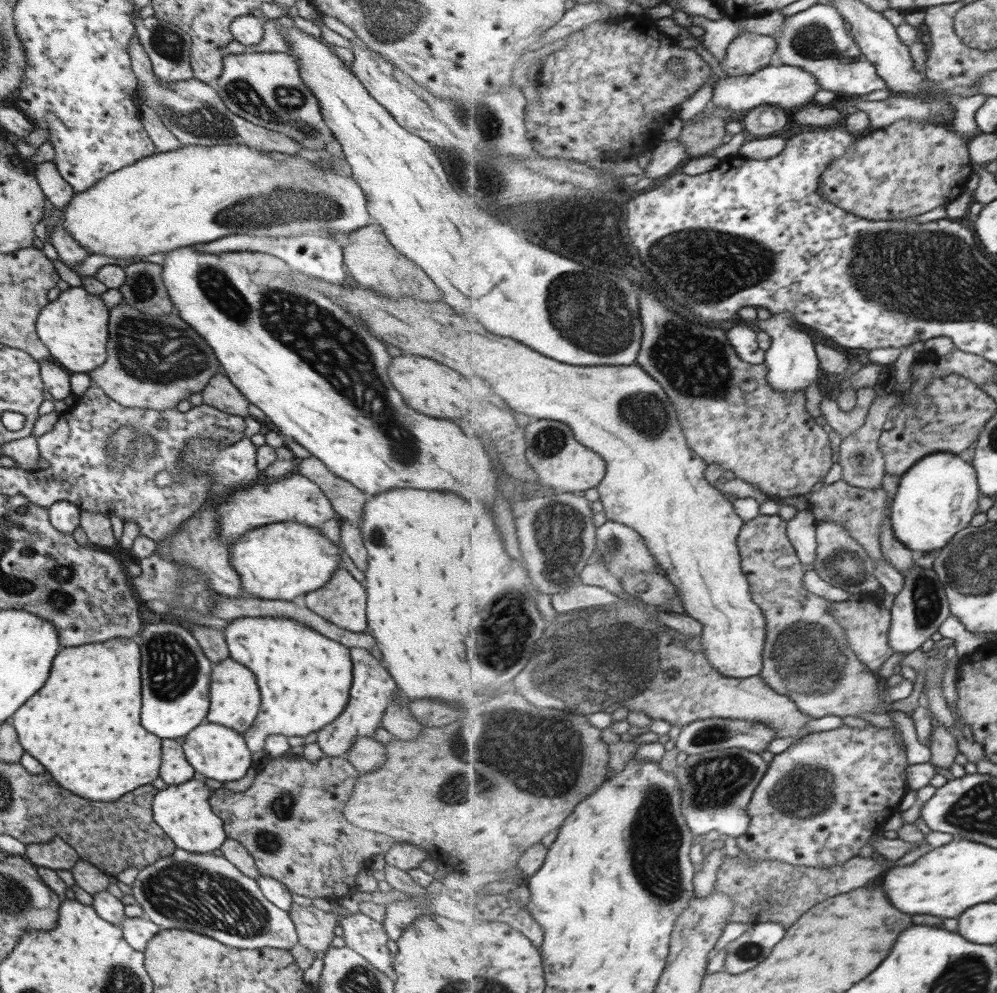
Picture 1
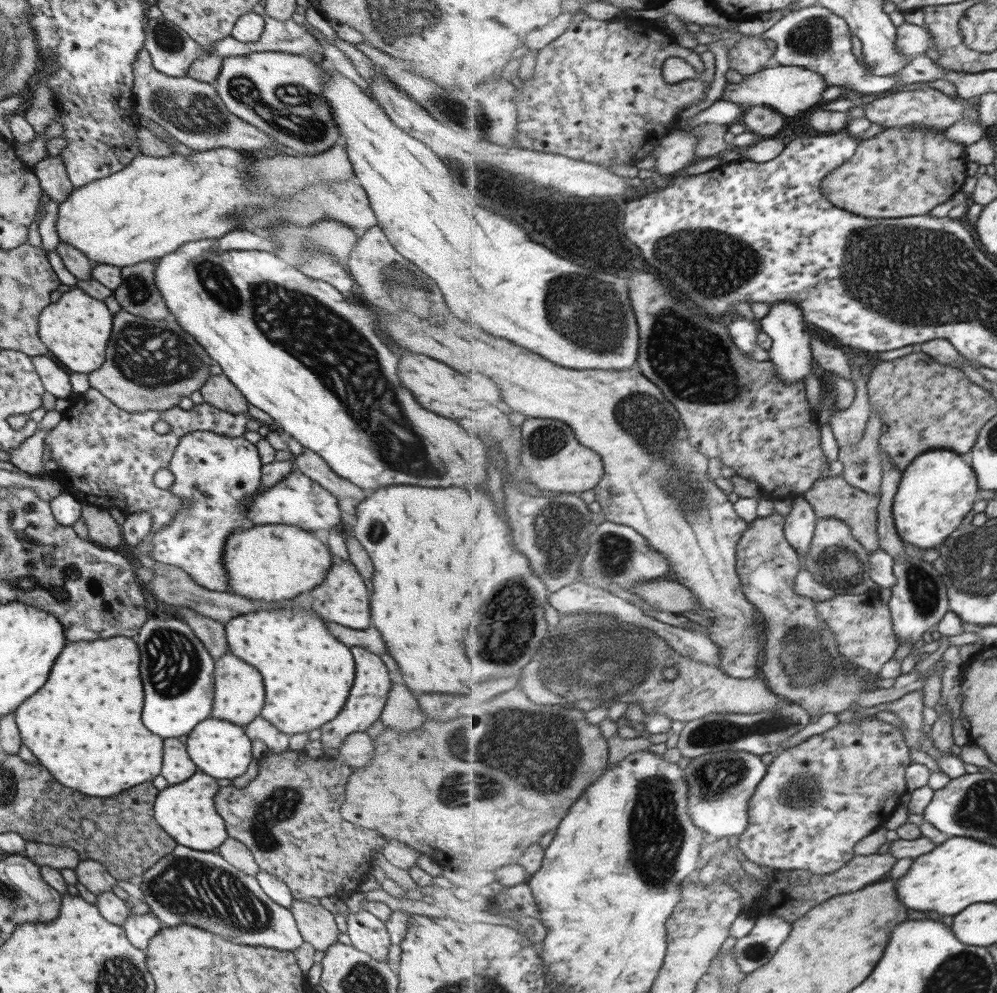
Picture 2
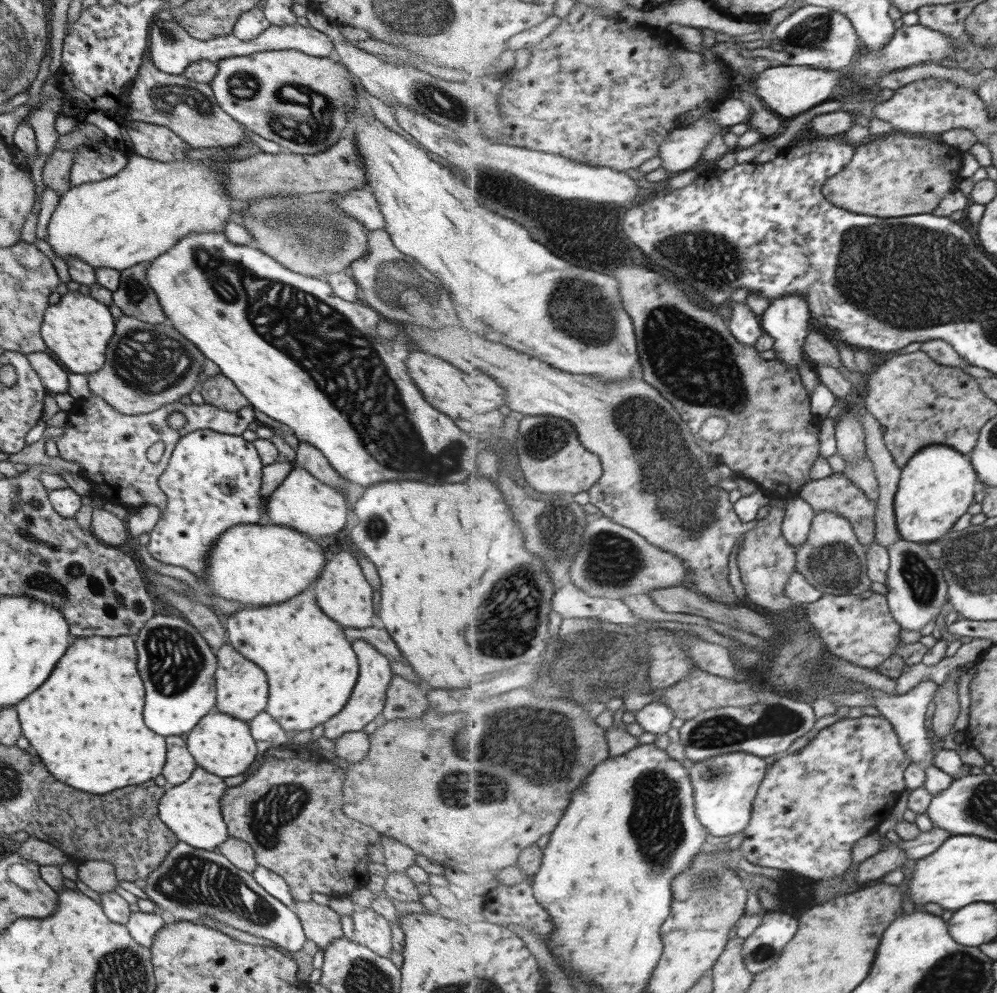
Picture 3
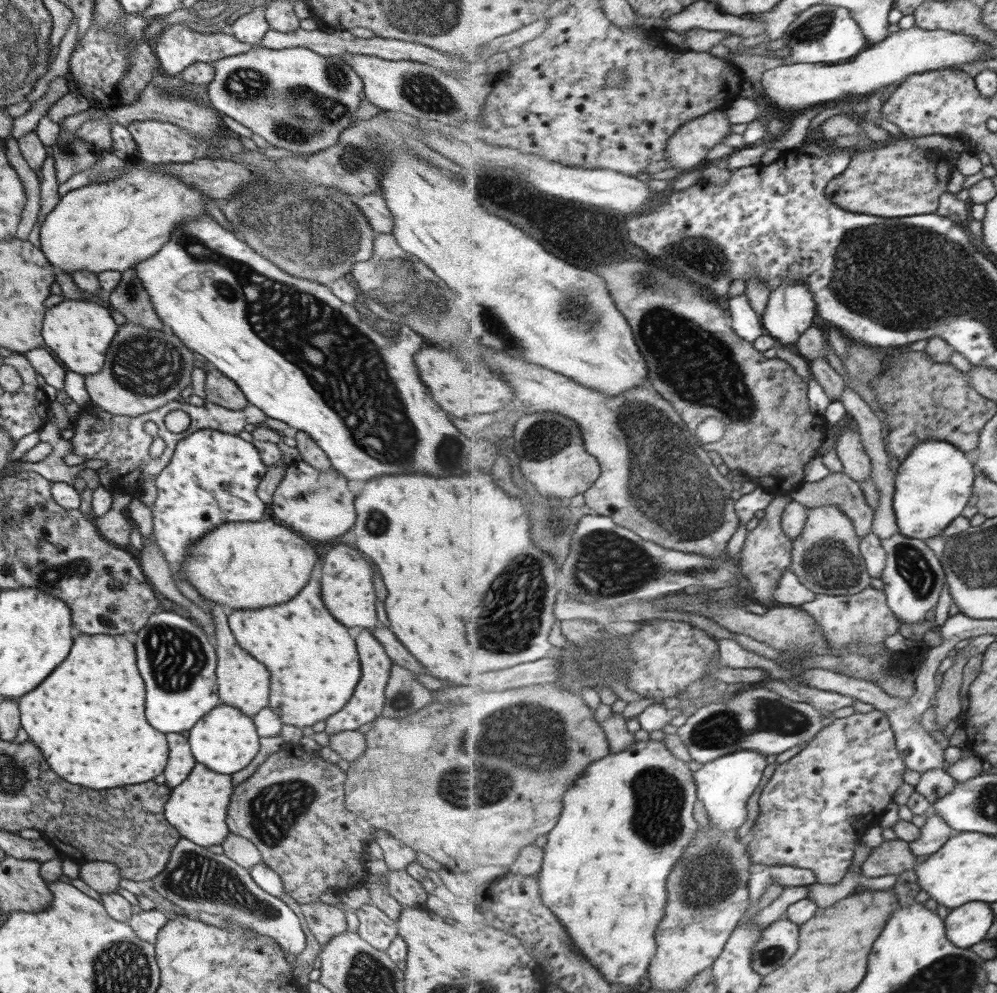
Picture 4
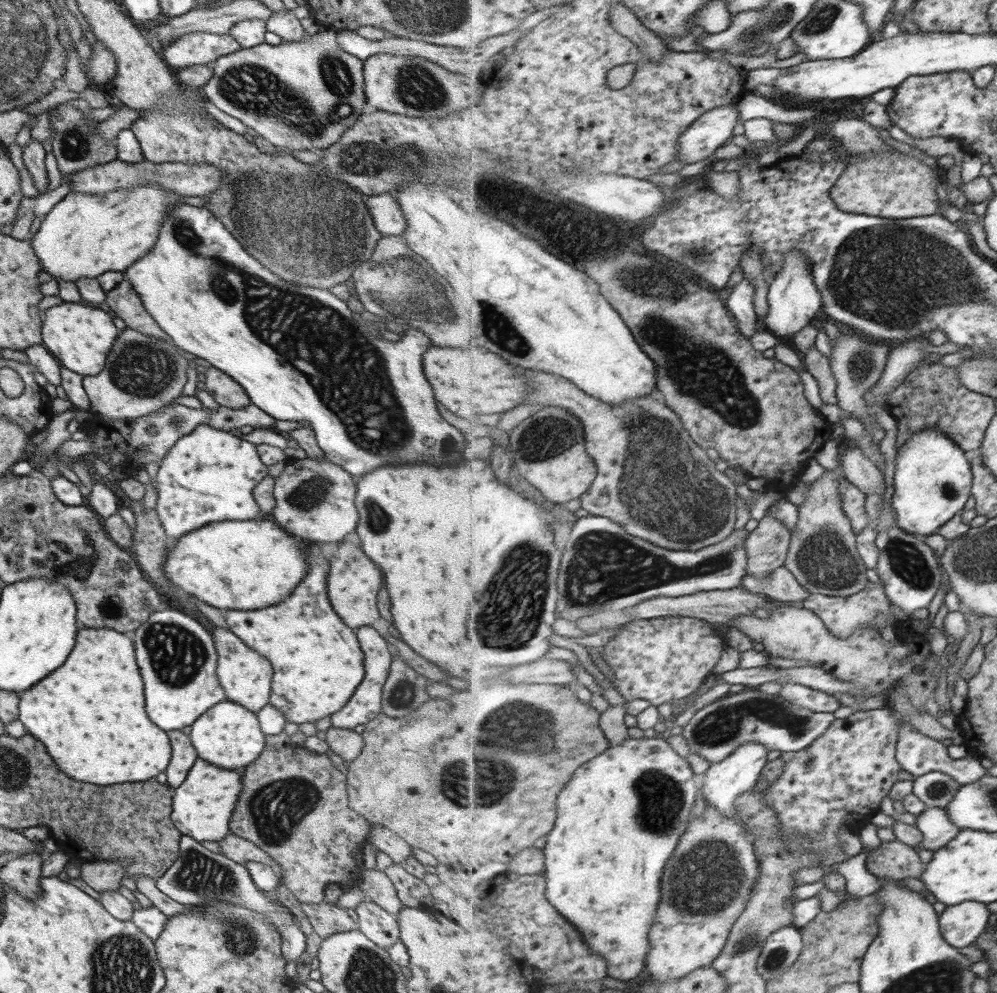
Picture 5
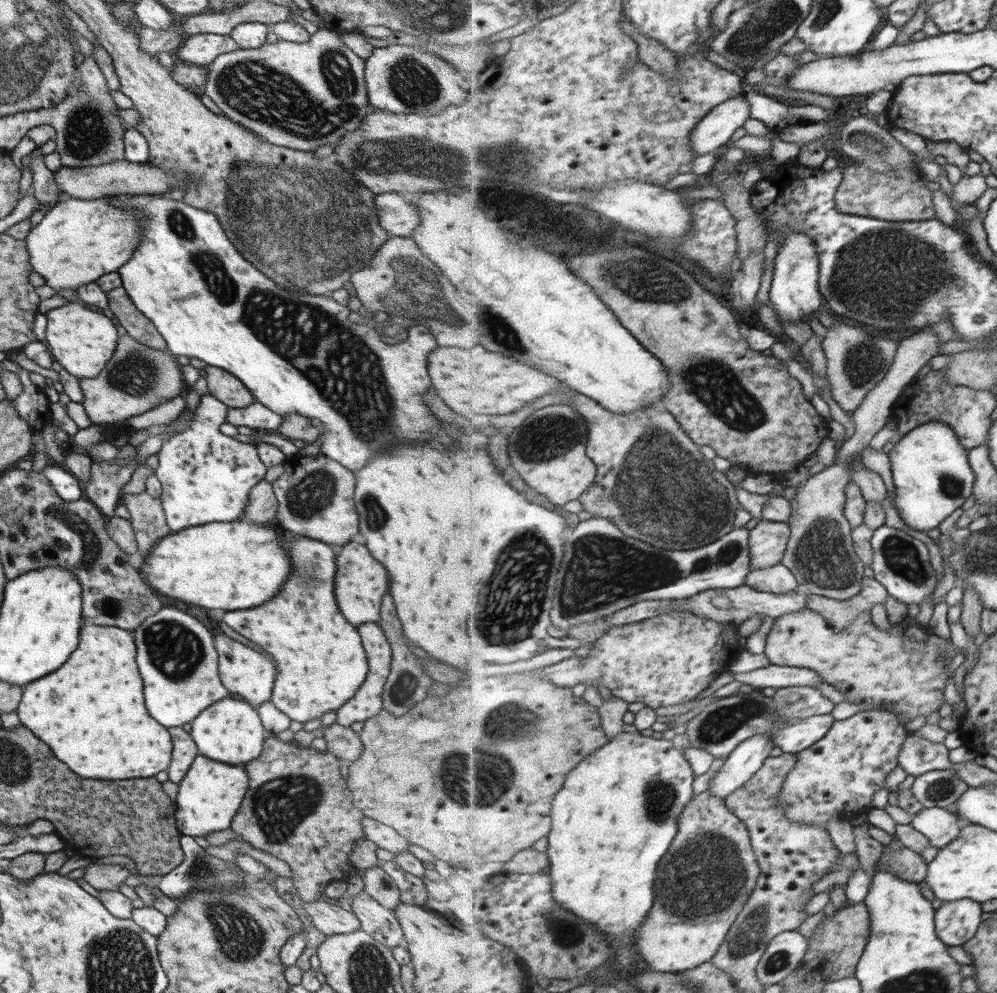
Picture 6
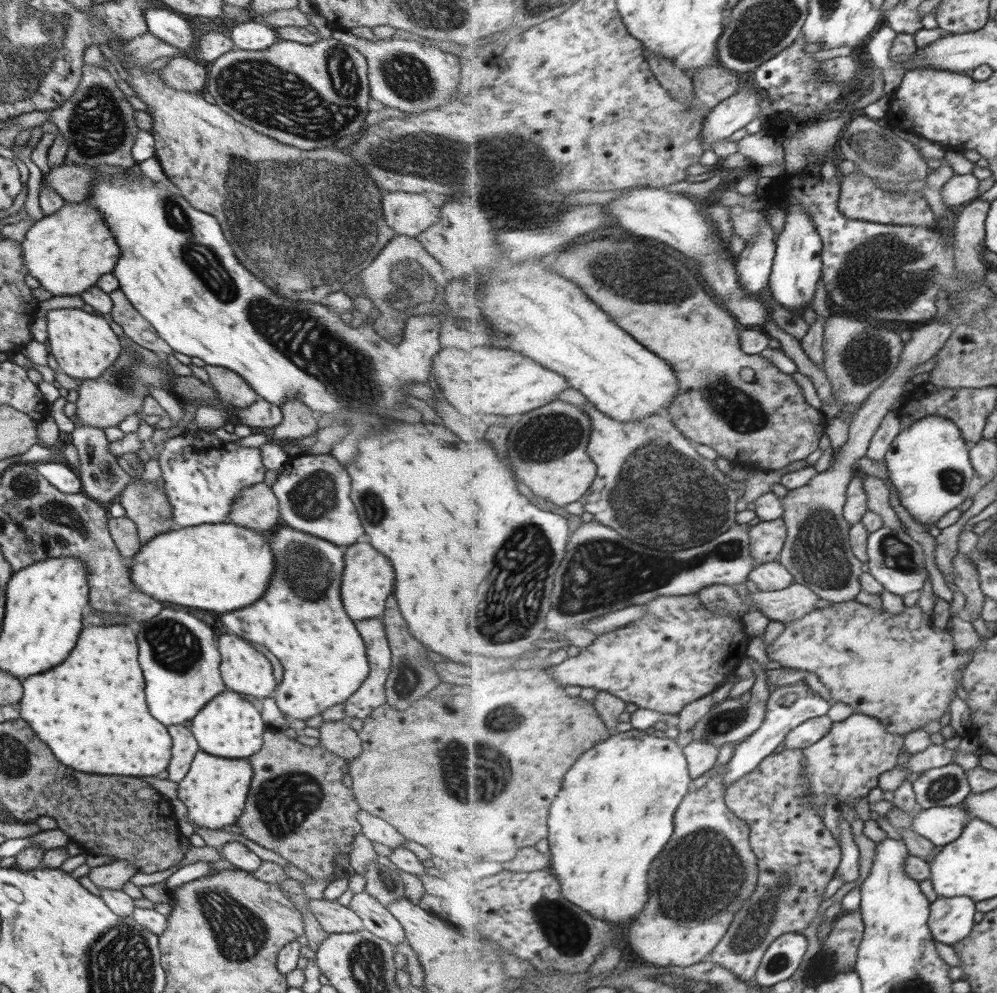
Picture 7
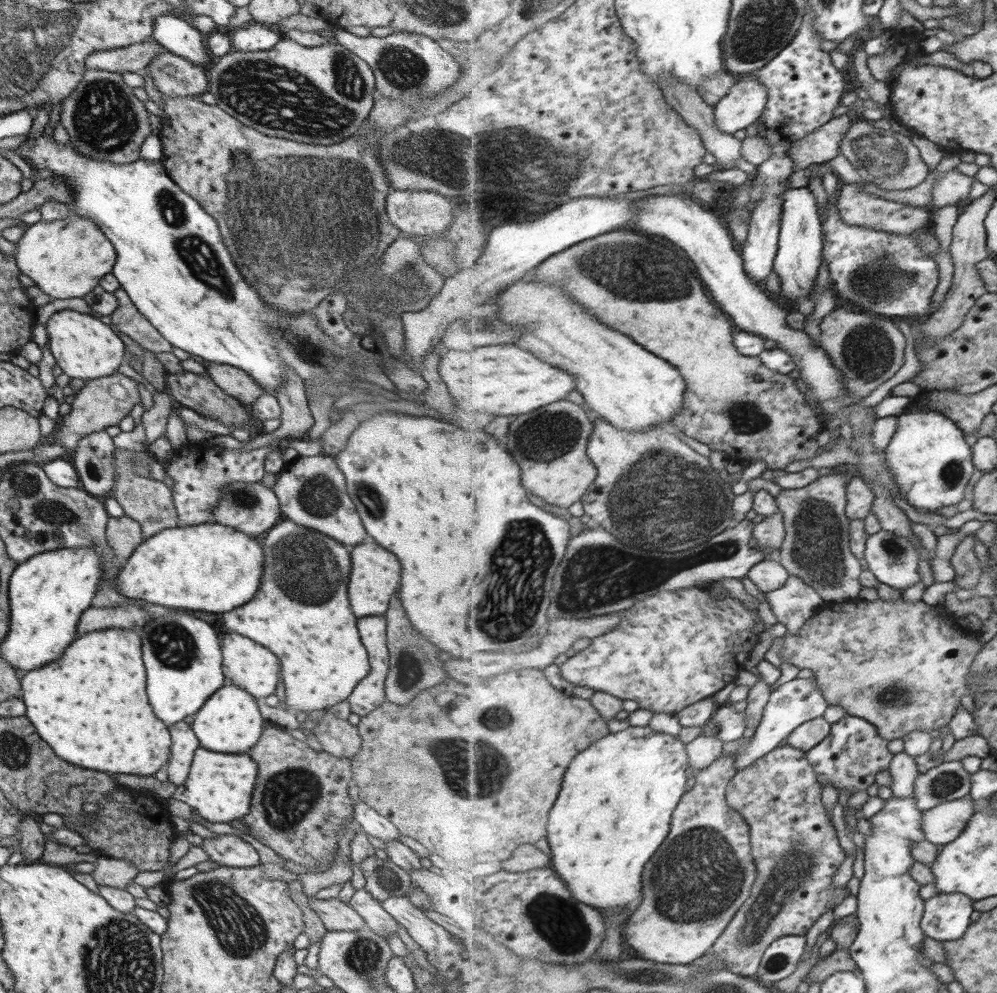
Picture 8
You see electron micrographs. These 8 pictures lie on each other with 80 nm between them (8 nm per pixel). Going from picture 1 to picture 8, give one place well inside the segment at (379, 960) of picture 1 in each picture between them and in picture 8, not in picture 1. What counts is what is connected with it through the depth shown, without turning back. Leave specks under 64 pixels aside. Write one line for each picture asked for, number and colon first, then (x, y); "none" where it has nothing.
2: (369, 934)
3: (370, 929)
4: (375, 927)
5: (381, 927)
6: (380, 923)
7: (376, 918)
8: (362, 902)

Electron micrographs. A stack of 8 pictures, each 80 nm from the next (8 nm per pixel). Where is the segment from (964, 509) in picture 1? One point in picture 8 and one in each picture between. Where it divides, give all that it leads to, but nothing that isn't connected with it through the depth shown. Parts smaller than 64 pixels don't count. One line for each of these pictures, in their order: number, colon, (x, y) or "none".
2: (939, 489)
3: (938, 486)
4: (935, 483)
5: (934, 479)
6: (932, 472)
7: (929, 463)
8: (934, 463)

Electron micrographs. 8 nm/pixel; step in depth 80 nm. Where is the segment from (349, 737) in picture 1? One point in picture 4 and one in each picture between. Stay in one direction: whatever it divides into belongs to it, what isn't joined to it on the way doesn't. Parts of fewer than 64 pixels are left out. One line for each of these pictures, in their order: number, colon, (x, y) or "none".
2: (372, 684)
3: (368, 699)
4: (368, 700)

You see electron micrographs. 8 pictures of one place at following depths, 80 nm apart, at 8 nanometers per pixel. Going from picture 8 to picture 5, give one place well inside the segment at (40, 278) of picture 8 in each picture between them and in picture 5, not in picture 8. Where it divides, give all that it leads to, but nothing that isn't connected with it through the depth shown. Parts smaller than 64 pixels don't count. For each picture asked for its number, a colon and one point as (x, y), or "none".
5: (83, 236)
6: (78, 241)
7: (68, 251)

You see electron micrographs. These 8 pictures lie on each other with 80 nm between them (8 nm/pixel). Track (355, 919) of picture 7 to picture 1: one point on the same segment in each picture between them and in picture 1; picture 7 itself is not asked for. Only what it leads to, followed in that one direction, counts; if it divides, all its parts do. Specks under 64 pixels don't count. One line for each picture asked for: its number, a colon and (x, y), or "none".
1: (315, 928)
2: (317, 926)
3: (321, 924)
4: (324, 921)
5: (326, 918)
6: (328, 918)

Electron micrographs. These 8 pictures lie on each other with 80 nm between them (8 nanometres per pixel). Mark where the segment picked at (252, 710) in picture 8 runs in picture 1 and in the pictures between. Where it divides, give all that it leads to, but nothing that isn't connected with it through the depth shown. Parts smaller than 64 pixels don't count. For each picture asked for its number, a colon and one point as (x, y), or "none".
1: (215, 752)
2: (220, 748)
3: (223, 745)
4: (225, 740)
5: (228, 736)
6: (231, 731)
7: (229, 726)

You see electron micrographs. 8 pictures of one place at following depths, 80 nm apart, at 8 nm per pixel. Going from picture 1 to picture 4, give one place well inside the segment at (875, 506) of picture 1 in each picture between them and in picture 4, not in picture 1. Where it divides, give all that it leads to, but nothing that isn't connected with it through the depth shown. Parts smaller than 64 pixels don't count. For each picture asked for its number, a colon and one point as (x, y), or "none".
2: (833, 496)
3: (838, 493)
4: (839, 488)

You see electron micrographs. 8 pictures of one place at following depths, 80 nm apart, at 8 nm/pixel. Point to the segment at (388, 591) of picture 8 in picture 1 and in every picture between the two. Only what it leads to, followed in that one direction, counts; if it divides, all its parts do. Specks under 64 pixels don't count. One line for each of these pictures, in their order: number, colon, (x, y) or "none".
1: (342, 600)
2: (342, 596)
3: (343, 592)
4: (348, 591)
5: (354, 581)
6: (361, 582)
7: (368, 578)

